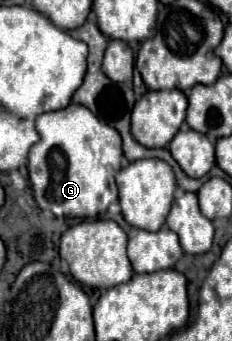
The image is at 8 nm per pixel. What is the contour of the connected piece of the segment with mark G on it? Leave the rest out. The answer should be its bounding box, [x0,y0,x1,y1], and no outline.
[28,104,122,218]

